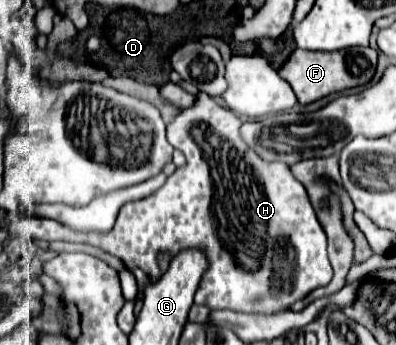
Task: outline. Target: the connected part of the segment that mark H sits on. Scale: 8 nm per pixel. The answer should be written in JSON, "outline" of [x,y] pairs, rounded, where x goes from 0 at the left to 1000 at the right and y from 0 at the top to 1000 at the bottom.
{"outline":[[[500,267],[490,301],[460,313],[419,365],[424,412],[444,435],[465,441],[475,470],[470,481],[444,487],[444,499],[424,510],[404,551],[374,574],[323,586],[318,603],[303,609],[278,672],[187,672],[141,638],[76,632],[76,684],[111,701],[212,701],[308,748],[318,777],[343,800],[354,852],[374,817],[394,817],[409,794],[394,765],[399,730],[424,725],[434,742],[444,742],[465,719],[510,719],[525,742],[530,777],[500,829],[490,870],[495,881],[510,881],[530,899],[571,893],[652,910],[727,899],[747,870],[763,870],[778,846],[838,812],[838,771],[823,742],[823,678],[778,580],[773,545],[737,510],[732,481],[717,470],[667,470],[641,435],[621,429],[621,417],[606,406],[606,359],[611,348],[586,319],[551,307],[520,267]]]}

